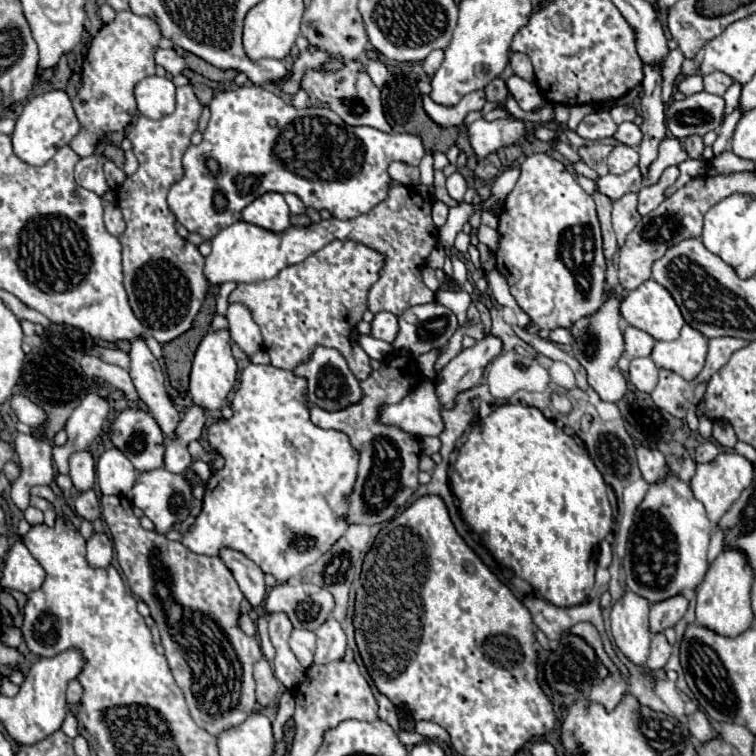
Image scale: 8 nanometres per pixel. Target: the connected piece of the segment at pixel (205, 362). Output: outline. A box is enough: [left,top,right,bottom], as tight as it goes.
[189,330,237,410]

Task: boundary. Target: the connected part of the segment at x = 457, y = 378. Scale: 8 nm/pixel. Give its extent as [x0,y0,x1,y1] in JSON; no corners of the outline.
[435,334,503,408]

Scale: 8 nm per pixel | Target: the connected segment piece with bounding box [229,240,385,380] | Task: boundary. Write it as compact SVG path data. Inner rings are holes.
M335 240L311 254L301 264L281 270L271 280L239 284L229 302L243 302L263 334L263 348L271 364L283 370L295 370L299 362L311 358L315 346L331 346L347 358L355 378L365 380L371 372L369 356L359 346L357 324L367 310L367 294L383 270L383 254L361 242Z

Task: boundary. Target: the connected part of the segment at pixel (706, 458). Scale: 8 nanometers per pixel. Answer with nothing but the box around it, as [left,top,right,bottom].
[695,440,719,462]

